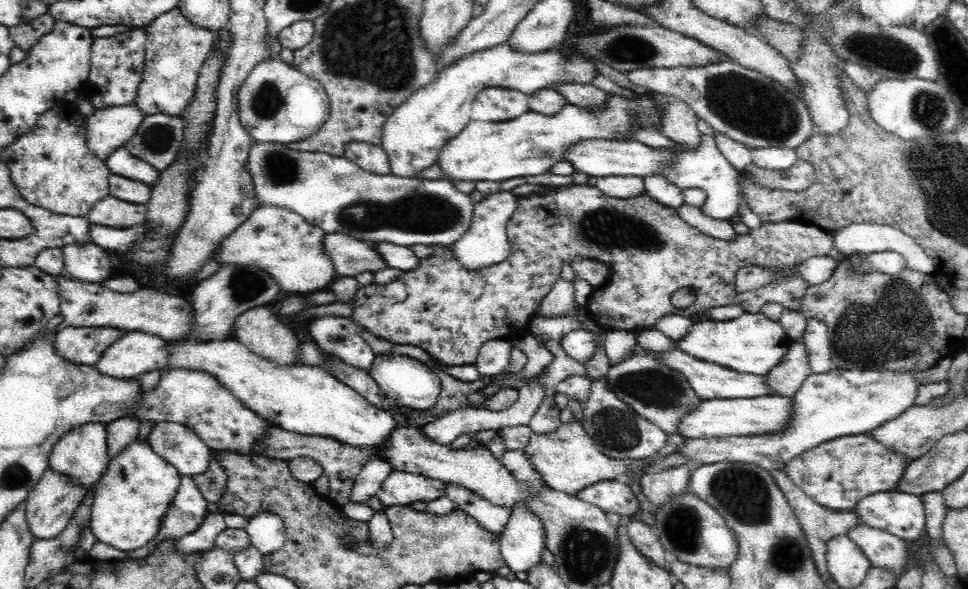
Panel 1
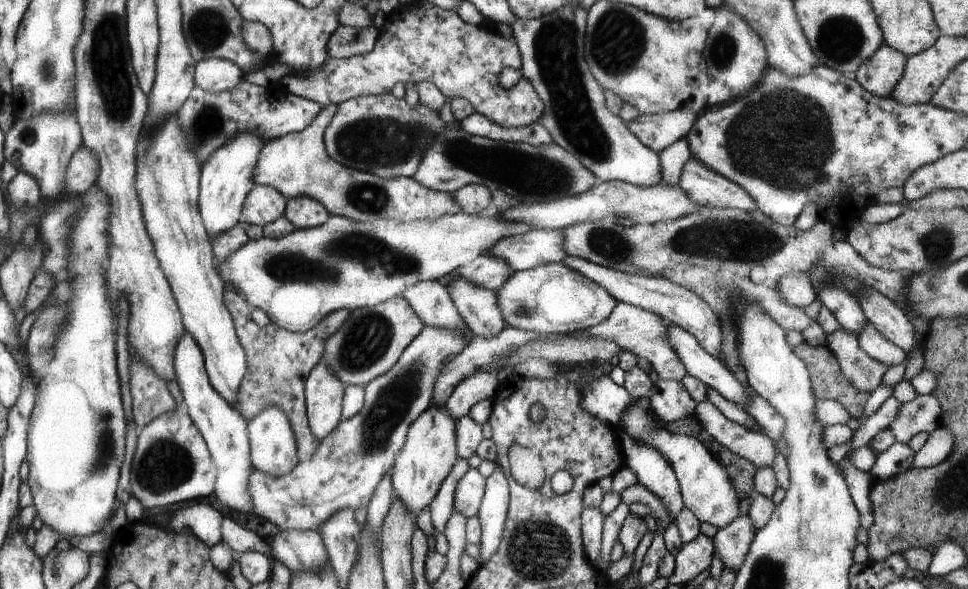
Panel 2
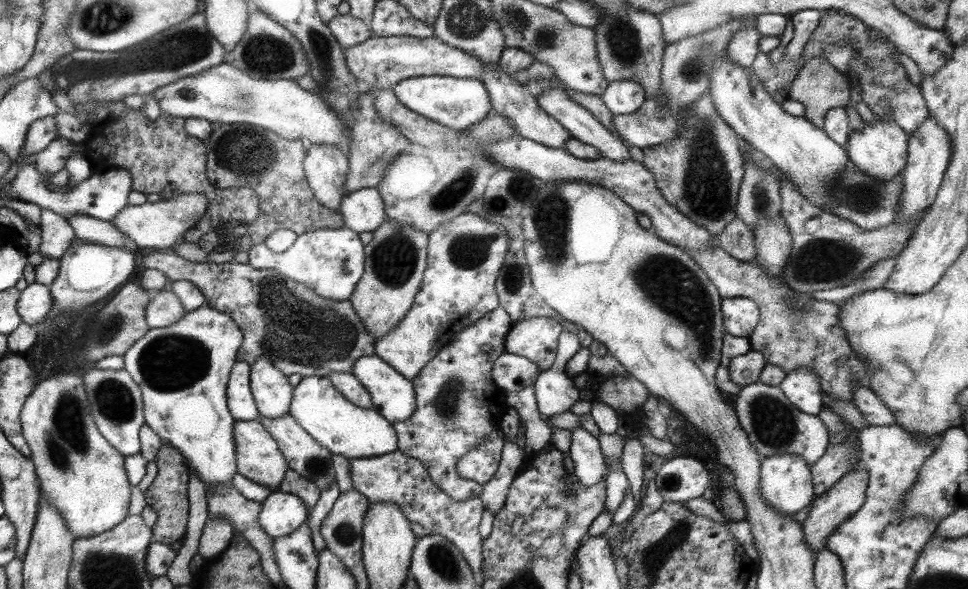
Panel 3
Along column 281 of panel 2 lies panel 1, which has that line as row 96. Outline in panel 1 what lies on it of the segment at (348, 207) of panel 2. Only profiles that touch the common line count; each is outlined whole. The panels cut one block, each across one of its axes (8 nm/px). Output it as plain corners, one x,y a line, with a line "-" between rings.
174,8
162,16
158,16
146,32
146,56
144,56
144,70
142,82
138,86
134,106
140,108
140,114
170,114
170,116
184,116
188,110
194,94
196,82
200,76
200,68
204,66
206,58
214,50
214,34
210,30
198,28
188,22
180,8

